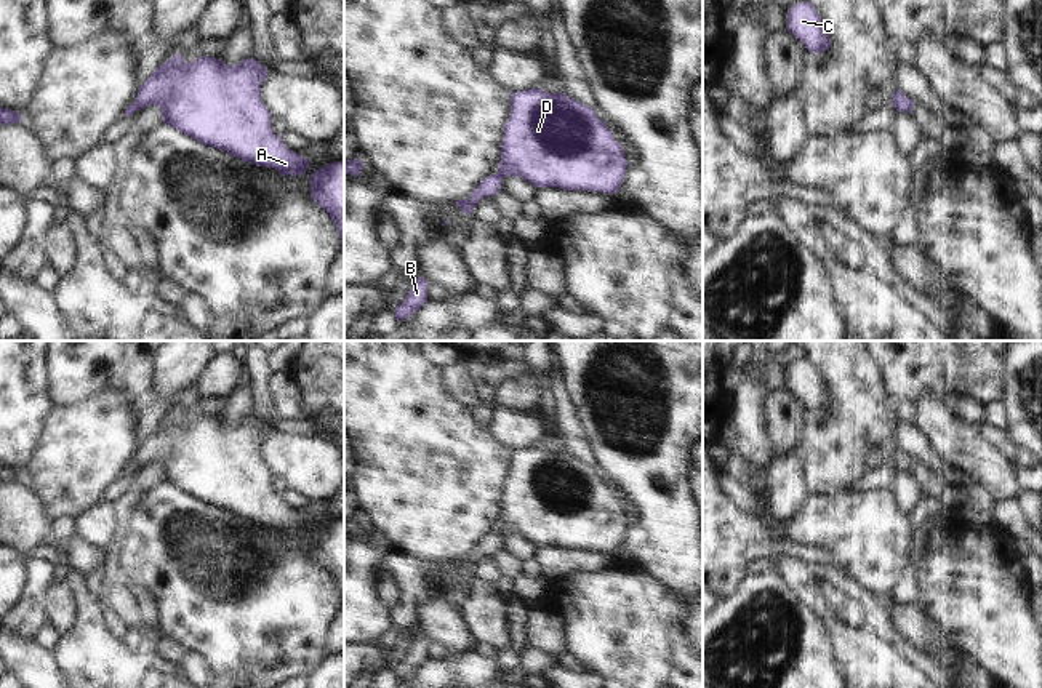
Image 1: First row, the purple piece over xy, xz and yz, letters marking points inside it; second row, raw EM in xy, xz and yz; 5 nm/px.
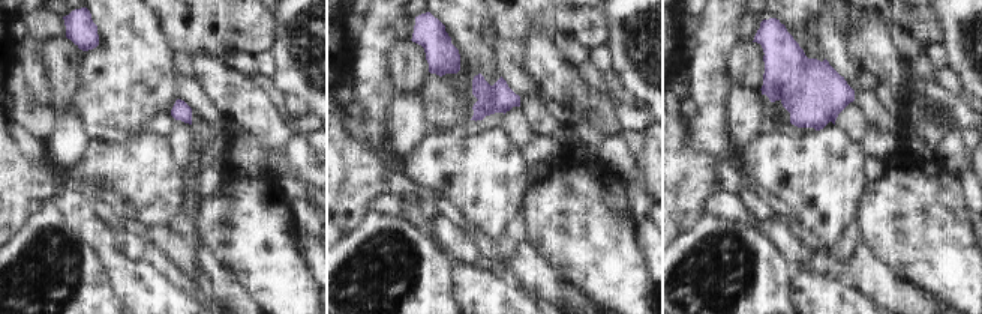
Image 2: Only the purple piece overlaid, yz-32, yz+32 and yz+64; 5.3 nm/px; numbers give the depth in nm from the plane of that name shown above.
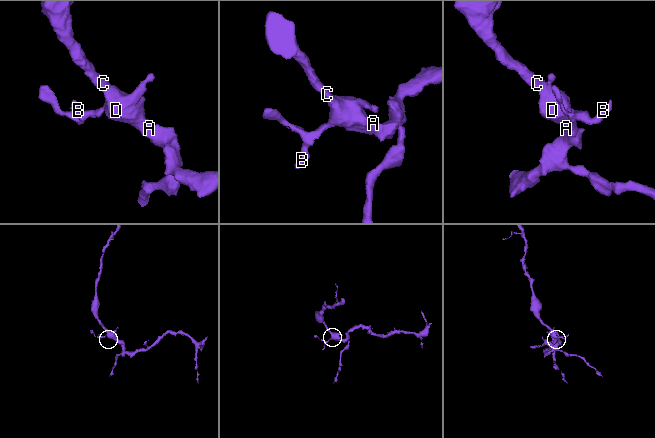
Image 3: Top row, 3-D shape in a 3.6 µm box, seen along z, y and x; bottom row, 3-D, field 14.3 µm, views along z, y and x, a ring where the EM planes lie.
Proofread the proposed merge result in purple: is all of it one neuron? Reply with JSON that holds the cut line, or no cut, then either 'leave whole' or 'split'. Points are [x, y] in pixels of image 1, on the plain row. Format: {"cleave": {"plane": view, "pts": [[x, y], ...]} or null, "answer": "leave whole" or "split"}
{"cleave": null, "answer": "leave whole"}

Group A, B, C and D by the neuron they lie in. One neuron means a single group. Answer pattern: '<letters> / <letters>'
A B C D

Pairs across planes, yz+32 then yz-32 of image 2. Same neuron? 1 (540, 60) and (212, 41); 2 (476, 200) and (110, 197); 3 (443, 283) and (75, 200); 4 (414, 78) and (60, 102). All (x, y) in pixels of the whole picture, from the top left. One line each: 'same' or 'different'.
1: different
2: different
3: different
4: same

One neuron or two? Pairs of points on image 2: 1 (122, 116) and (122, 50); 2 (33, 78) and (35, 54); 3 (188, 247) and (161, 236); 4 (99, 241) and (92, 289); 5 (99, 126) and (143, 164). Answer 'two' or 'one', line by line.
1: one
2: one
3: one
4: two
5: two

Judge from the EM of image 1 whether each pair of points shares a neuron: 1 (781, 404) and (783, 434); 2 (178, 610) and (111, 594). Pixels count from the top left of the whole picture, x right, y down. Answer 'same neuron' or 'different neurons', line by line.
1: same neuron
2: different neurons

